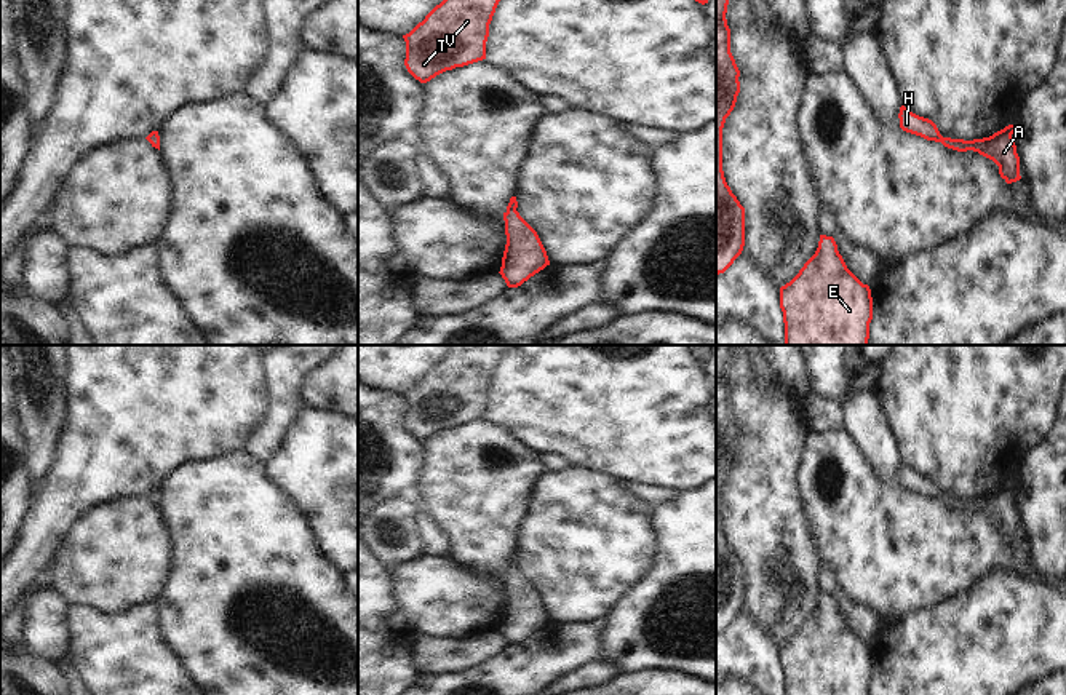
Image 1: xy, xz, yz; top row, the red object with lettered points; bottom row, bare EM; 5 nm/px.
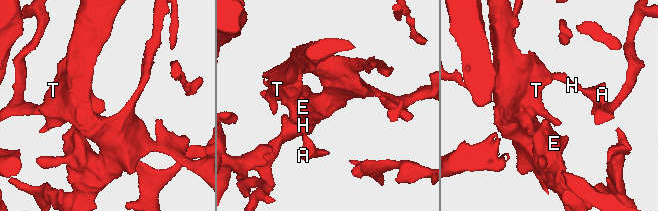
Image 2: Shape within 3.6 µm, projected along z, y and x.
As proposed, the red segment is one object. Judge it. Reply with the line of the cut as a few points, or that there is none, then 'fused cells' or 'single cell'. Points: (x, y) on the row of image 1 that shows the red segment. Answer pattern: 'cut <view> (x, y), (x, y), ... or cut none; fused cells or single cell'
cut none; single cell

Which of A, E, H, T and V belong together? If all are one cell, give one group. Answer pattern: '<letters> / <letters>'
A E H T V

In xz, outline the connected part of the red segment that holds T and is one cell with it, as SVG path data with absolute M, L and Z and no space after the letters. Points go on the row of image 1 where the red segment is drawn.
M443 0L409 34L404 66L427 83L436 75L486 59L489 24L500 0Z

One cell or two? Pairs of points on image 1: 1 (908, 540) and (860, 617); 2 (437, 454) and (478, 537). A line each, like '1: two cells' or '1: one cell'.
1: two cells
2: one cell

